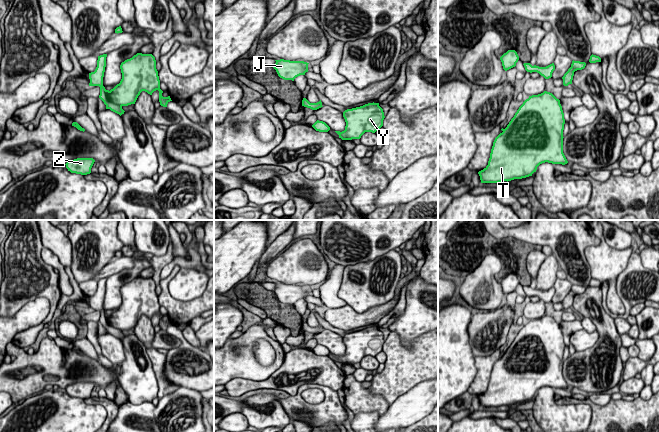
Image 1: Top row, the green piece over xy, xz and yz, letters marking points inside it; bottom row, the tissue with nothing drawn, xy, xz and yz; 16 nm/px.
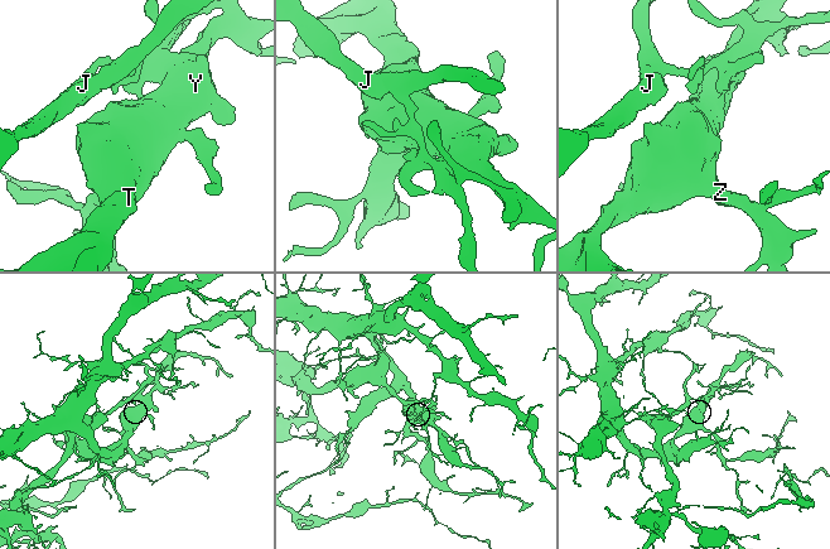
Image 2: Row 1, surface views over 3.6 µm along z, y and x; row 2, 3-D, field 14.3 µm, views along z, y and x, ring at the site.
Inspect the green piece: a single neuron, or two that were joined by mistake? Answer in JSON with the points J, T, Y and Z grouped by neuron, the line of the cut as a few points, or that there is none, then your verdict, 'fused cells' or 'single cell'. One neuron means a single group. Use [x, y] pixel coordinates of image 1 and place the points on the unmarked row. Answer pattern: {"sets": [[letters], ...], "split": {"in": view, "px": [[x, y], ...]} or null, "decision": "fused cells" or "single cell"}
{"sets": [["J"], ["T", "Y", "Z"]], "split": {"in": "xy", "px": [[92, 296], [94, 302], [102, 305]]}, "decision": "fused cells"}

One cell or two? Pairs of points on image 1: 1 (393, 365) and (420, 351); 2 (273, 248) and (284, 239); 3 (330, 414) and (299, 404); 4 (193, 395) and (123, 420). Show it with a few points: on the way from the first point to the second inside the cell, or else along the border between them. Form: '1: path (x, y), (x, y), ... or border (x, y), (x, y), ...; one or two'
1: path (400, 365), (406, 365), (413, 358); one
2: path (276, 247), (281, 242); one
3: path (322, 413), (315, 413), (307, 408); one
4: path (176, 395), (168, 398), (155, 411), (140, 412); one

